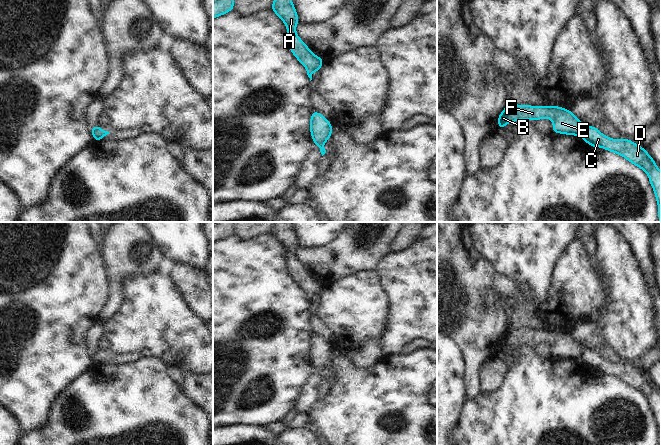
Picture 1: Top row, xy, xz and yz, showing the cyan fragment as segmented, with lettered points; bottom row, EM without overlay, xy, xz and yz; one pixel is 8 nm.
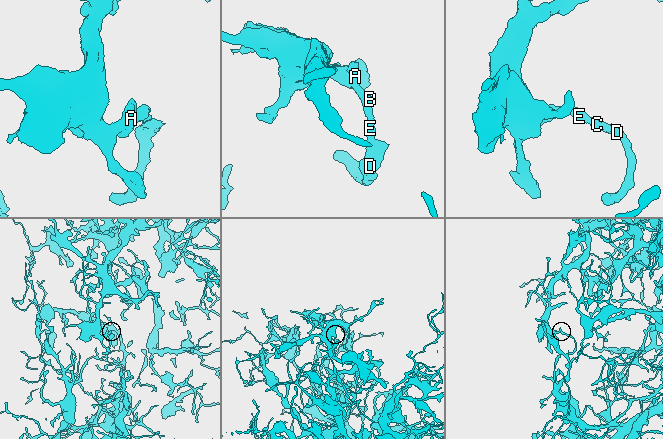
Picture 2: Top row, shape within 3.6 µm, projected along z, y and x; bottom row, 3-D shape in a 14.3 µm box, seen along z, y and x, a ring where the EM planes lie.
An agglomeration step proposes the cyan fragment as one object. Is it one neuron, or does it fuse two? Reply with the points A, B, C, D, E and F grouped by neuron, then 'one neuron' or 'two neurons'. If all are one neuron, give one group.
groups A B E F / C D; two neurons

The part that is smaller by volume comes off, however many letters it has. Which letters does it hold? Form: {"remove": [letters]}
{"remove": ["C", "D"]}

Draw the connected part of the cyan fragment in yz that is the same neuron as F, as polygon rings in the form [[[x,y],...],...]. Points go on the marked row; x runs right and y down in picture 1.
[[[509,101],[498,116],[497,128],[503,129],[509,122],[519,120],[539,121],[542,118],[548,118],[553,122],[553,133],[580,137],[585,126],[571,110],[560,106],[515,105],[512,101]]]

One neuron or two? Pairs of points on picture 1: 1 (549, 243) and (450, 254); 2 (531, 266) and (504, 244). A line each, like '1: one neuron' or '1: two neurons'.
1: two neurons
2: one neuron

